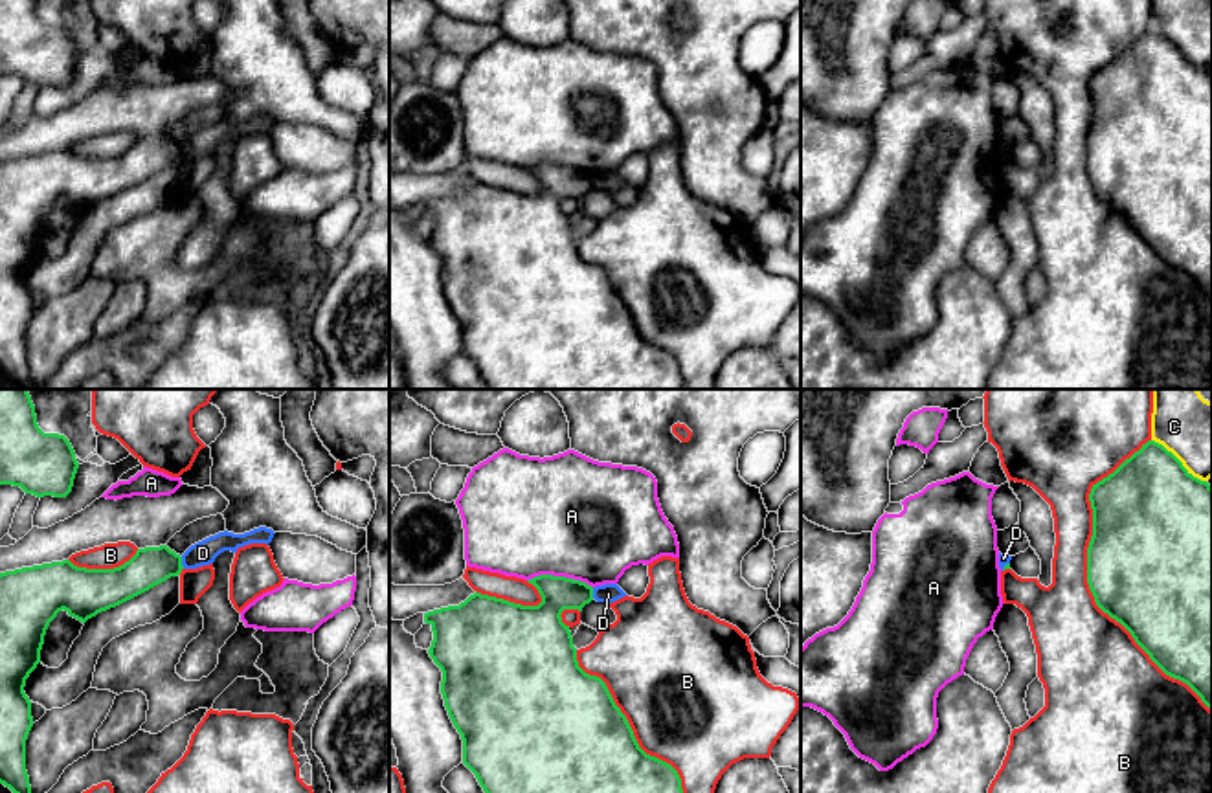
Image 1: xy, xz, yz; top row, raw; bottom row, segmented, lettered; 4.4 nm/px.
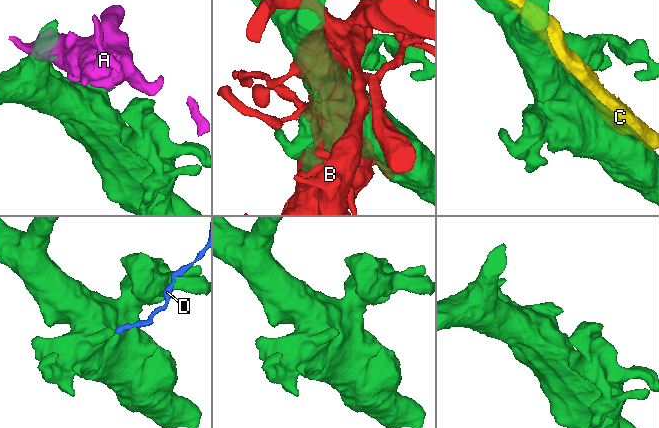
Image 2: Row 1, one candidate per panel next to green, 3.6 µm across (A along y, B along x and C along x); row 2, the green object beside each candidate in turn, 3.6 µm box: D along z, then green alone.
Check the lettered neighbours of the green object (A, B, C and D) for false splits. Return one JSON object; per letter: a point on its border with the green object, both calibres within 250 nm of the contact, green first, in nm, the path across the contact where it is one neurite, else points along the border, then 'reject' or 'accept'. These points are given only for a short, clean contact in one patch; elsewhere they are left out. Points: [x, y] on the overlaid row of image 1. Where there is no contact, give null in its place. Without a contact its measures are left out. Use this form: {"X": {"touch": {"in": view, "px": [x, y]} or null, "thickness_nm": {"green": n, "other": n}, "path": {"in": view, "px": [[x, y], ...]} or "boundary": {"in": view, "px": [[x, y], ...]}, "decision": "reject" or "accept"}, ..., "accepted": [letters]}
{"A": {"touch": {"in": "xz", "px": [561, 577]}, "thickness_nm": {"green": 200, "other": 500}, "decision": "reject"}, "B": {"touch": {"in": "yz", "px": [1088, 579]}, "thickness_nm": {"green": 500, "other": 320}, "decision": "reject"}, "C": {"touch": {"in": "yz", "px": [1179, 461]}, "thickness_nm": {"green": 460, "other": 320}, "decision": "reject"}, "D": {"touch": {"in": "xy", "px": [180, 562]}, "thickness_nm": {"green": 170, "other": 110}, "boundary": {"in": "xy", "px": [[180, 557], [184, 568]]}, "decision": "reject"}, "accepted": []}

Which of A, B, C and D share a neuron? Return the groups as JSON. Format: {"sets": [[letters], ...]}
{"sets": [["A"], ["B"], ["C"], ["D"]]}

